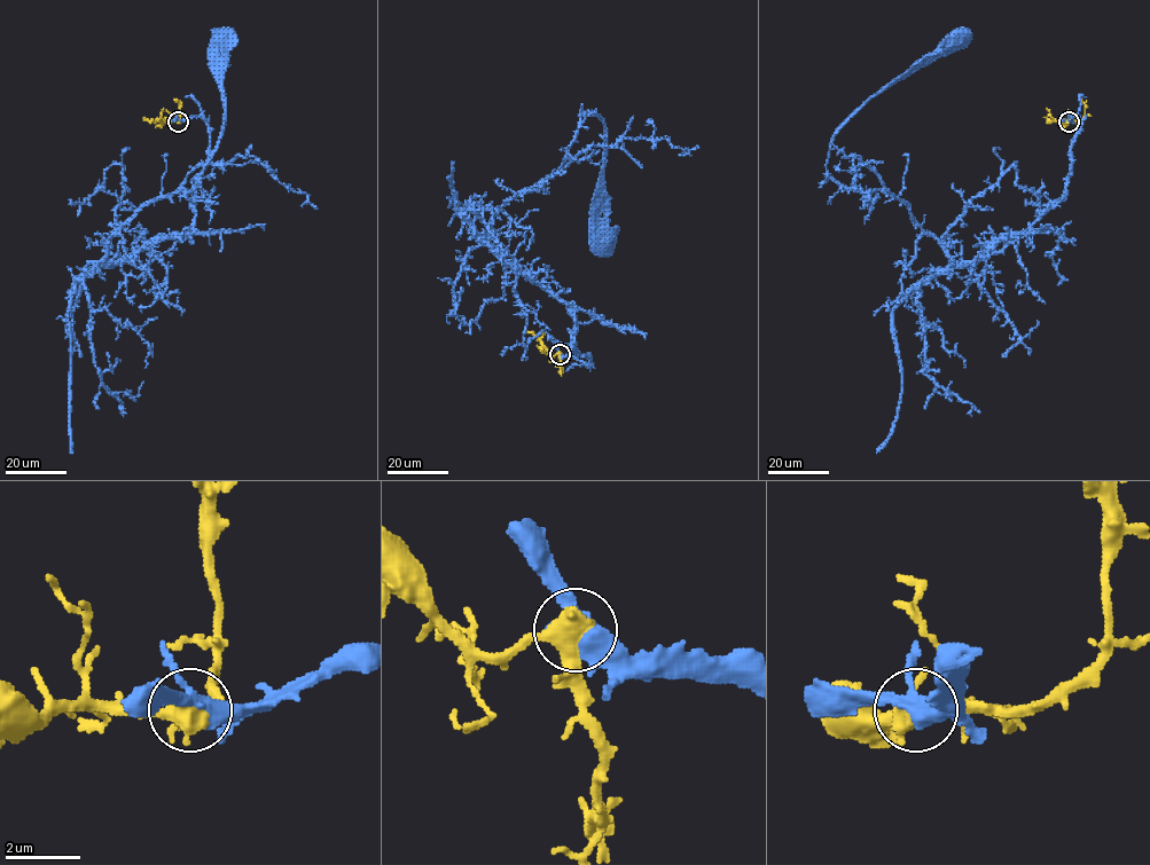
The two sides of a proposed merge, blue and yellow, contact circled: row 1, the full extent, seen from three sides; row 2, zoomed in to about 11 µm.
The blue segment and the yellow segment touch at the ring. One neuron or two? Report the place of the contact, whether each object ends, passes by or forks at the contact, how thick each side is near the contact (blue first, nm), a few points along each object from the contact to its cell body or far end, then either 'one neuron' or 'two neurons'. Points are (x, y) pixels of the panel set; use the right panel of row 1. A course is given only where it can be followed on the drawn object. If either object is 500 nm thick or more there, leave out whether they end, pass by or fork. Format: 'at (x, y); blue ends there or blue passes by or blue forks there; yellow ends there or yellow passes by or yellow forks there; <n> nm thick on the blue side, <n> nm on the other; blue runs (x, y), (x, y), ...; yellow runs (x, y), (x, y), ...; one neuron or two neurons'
at (1069, 122); 380 nm thick on the blue side, 500 nm on the other; blue runs (1069, 122), (1065, 194), (972, 261), (953, 259), (897, 197), (841, 186), (827, 170), (834, 134), (956, 41); yellow runs (1069, 122), (1043, 117); two neurons

